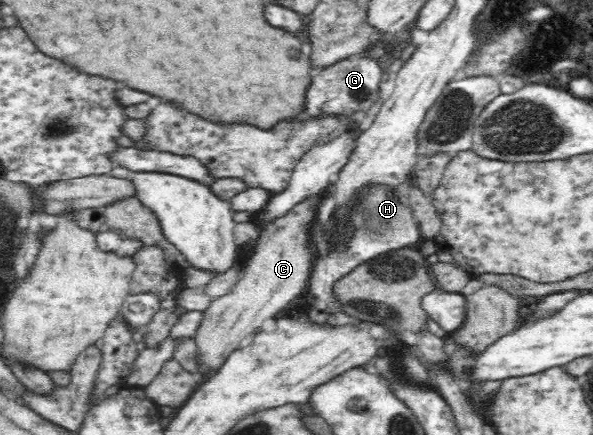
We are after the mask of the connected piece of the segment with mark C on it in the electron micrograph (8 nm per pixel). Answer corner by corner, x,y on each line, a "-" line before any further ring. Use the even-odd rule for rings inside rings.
300,201
282,217
268,222
261,230
251,256
243,264
245,274
241,280
236,281
231,292
210,302
194,336
197,344
195,361
203,379
211,377
231,353
248,343
265,320
275,318
277,312
287,308
289,302
307,287
312,267
311,254
309,248
303,246
309,244
309,222
316,216
316,206

